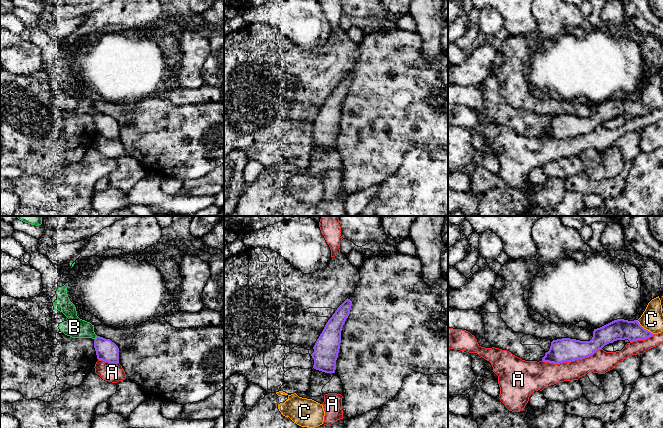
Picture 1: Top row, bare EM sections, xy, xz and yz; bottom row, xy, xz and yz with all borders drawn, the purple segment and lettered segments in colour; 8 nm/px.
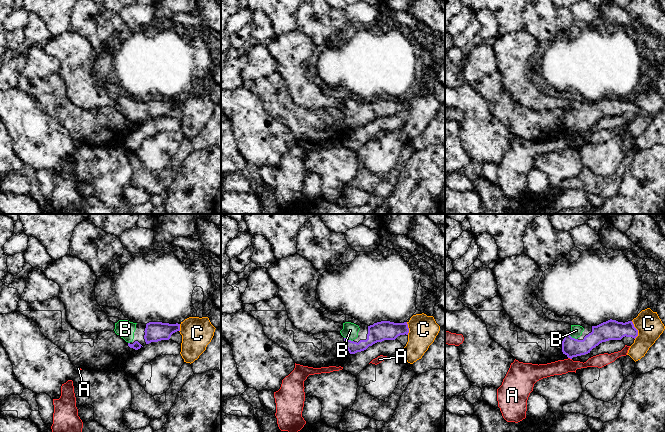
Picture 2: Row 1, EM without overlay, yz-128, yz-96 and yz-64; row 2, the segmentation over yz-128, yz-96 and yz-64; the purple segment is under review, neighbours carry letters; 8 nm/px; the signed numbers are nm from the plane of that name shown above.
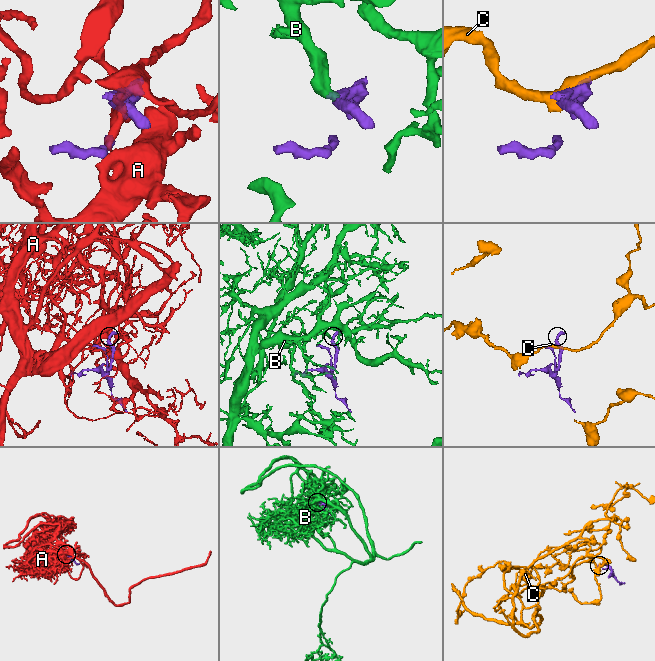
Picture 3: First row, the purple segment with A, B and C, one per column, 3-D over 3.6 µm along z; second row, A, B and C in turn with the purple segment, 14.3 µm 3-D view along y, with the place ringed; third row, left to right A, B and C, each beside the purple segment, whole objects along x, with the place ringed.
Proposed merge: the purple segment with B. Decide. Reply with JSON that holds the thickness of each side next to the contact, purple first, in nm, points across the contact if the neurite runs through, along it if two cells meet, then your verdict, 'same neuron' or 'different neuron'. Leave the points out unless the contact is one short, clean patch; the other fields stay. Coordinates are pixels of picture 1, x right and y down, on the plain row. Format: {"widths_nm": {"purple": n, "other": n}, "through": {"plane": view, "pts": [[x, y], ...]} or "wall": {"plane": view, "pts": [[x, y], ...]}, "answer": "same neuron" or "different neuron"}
{"widths_nm": {"purple": 170, "other": 160}, "through": {"plane": "xy", "pts": [[106, 126], [95, 114], [85, 105], [74, 103]]}, "answer": "same neuron"}

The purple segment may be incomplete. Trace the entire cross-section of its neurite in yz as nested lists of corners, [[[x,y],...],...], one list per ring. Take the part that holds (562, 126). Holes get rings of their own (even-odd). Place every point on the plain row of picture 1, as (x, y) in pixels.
[[[614,96],[600,104],[594,105],[590,117],[570,114],[553,116],[542,137],[560,140],[583,135],[593,131],[605,121],[617,116],[628,115],[630,118],[645,116],[654,110],[644,105],[637,96]]]

